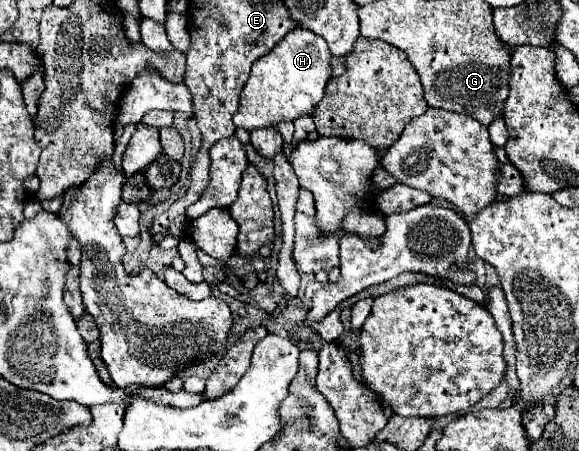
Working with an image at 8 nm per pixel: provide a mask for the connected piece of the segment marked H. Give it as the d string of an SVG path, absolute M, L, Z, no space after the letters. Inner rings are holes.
M297 27L281 39L267 55L253 63L251 75L241 91L241 107L233 115L235 127L259 129L281 121L295 121L299 115L309 115L325 95L329 83L329 47L323 37Z

